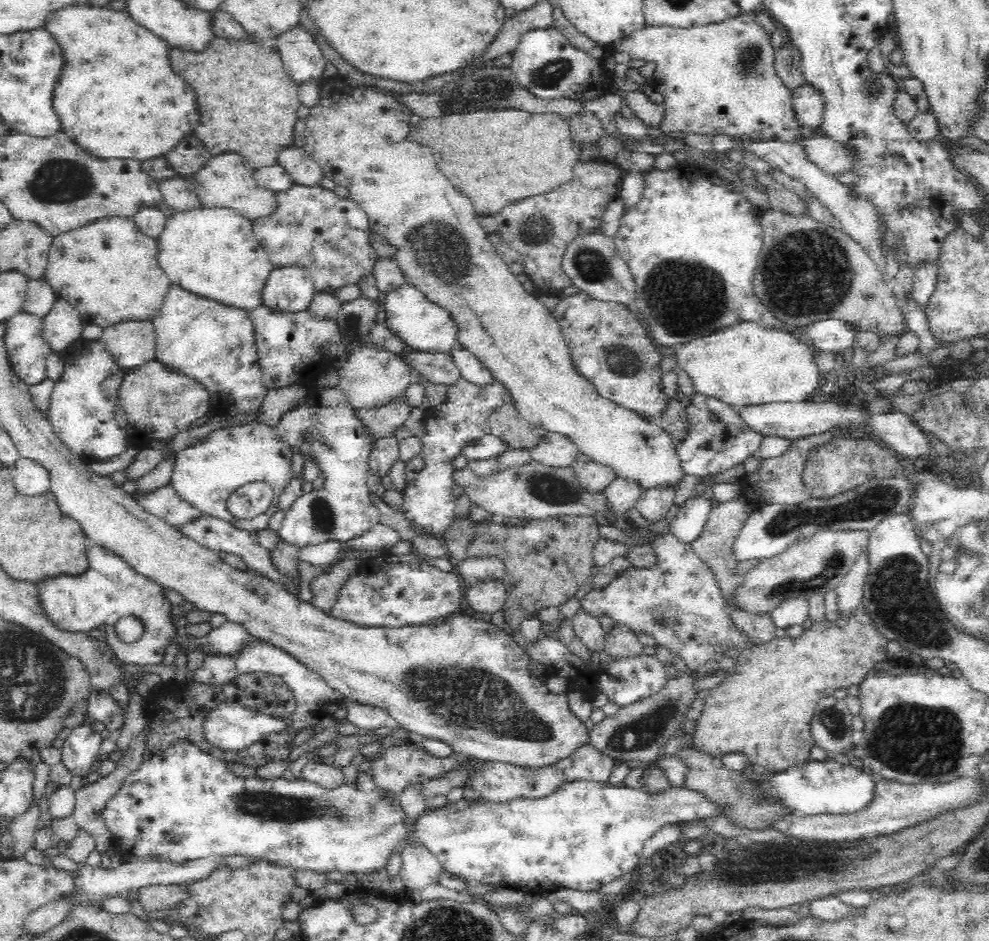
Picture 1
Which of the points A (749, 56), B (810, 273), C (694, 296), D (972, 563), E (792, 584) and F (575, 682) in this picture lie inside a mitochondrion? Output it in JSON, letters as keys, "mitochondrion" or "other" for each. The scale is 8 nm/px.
{"A":"mitochondrion","B":"mitochondrion","C":"mitochondrion","D":"mitochondrion","E":"mitochondrion","F":"other"}

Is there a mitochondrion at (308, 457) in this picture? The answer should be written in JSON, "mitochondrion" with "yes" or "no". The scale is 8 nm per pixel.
{"mitochondrion":"no"}

